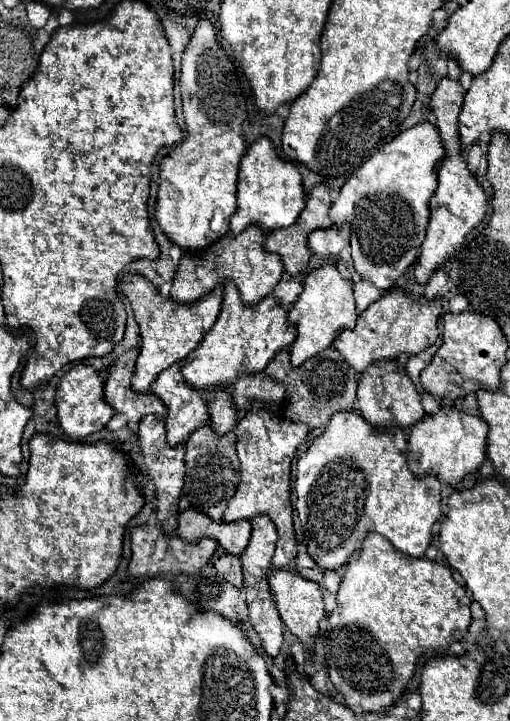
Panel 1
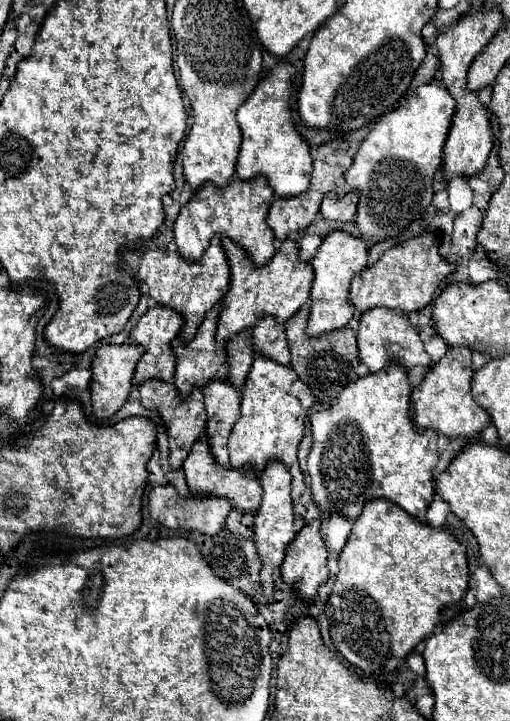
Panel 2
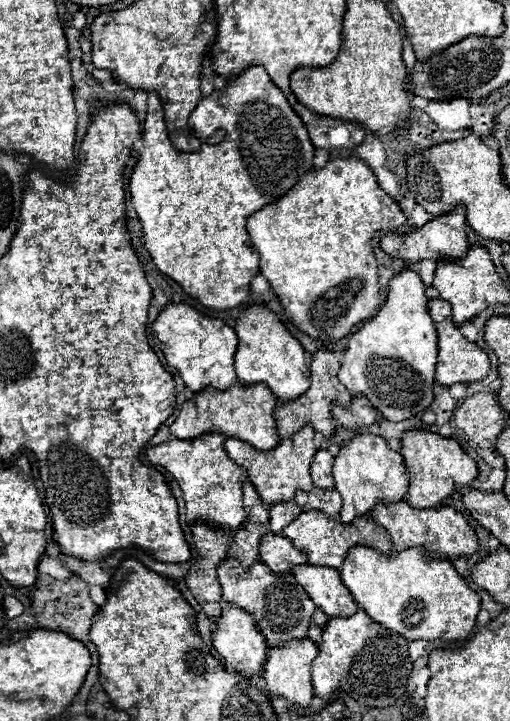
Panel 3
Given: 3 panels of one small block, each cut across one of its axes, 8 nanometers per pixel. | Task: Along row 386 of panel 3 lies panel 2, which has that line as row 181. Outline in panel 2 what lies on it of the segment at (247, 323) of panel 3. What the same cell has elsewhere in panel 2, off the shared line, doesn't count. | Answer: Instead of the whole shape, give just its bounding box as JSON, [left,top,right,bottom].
[236,60,312,198]

